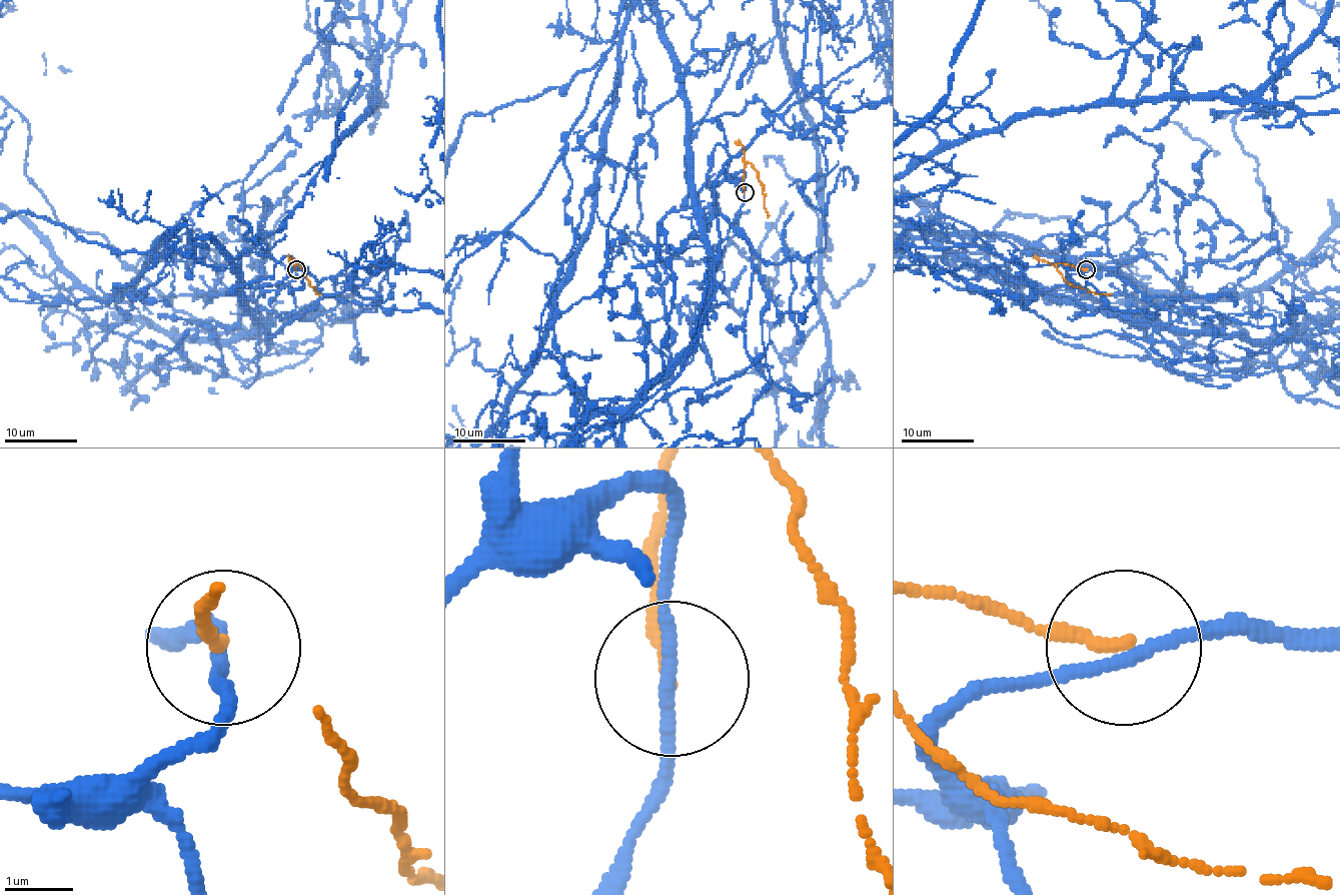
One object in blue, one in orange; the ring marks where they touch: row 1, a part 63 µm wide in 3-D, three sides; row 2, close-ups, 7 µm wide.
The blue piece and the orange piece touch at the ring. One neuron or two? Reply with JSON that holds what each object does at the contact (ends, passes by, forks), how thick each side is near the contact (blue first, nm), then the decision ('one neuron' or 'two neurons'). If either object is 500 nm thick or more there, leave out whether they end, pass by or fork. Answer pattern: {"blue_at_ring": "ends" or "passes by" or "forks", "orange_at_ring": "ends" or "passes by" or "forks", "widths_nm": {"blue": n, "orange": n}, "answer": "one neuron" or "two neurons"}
{"blue_at_ring": "passes by", "orange_at_ring": "ends", "widths_nm": {"blue": 180, "orange": 190}, "answer": "two neurons"}

